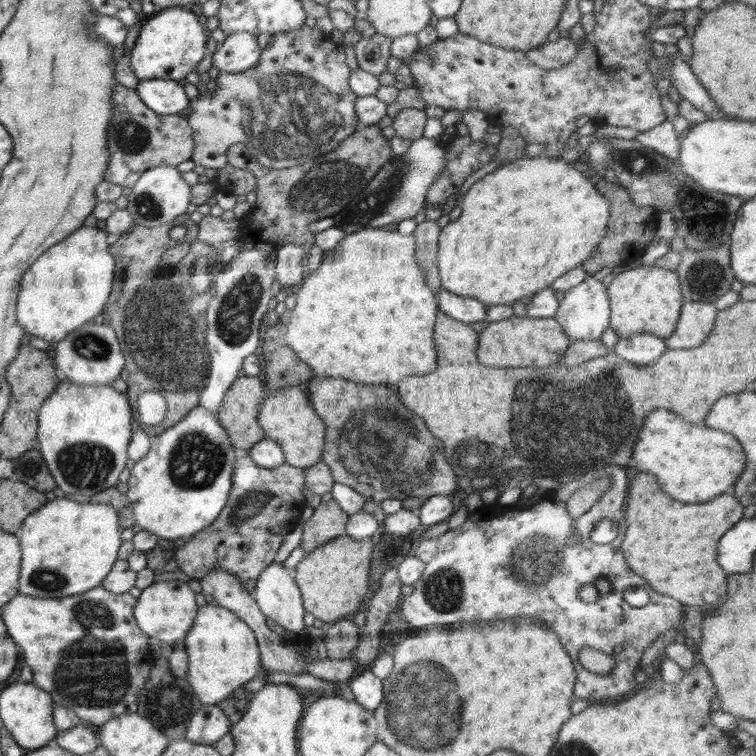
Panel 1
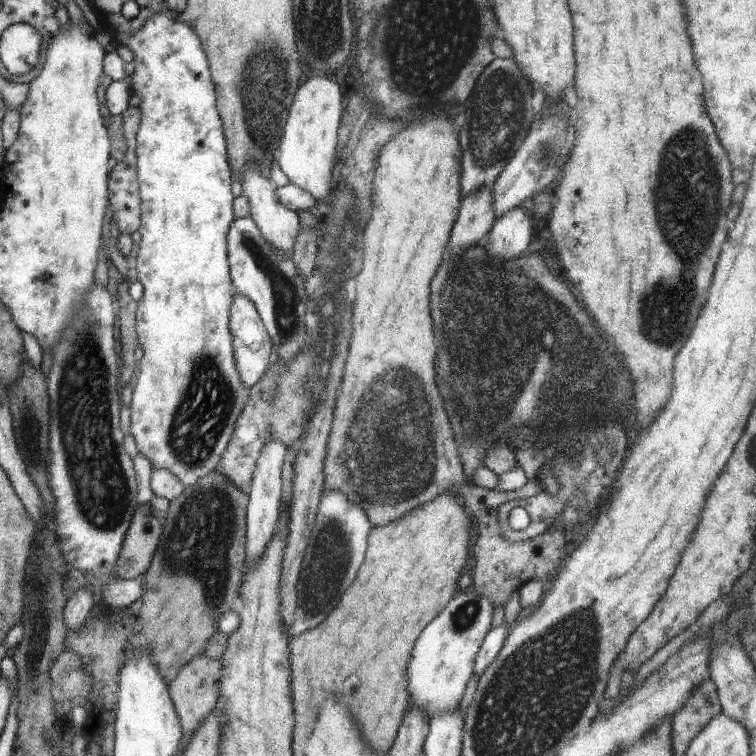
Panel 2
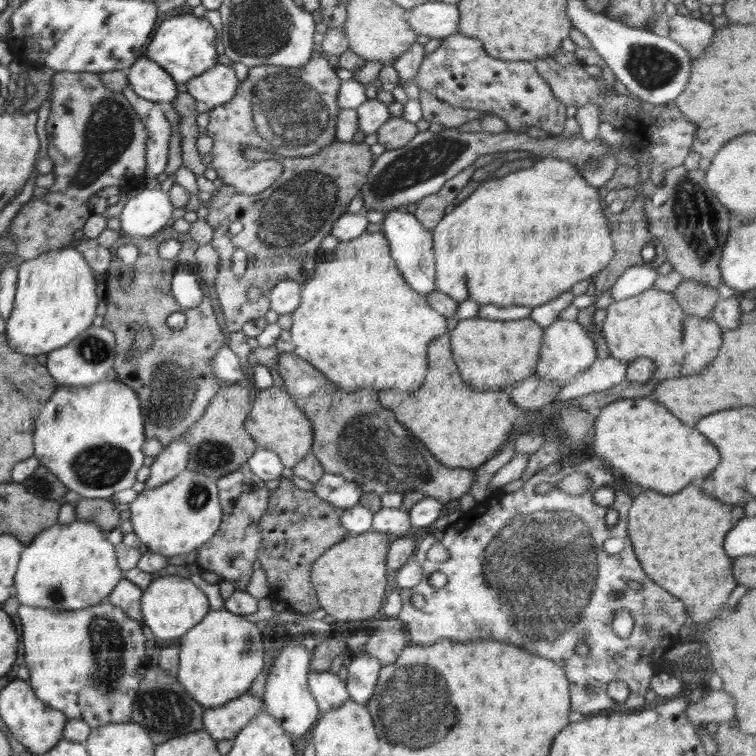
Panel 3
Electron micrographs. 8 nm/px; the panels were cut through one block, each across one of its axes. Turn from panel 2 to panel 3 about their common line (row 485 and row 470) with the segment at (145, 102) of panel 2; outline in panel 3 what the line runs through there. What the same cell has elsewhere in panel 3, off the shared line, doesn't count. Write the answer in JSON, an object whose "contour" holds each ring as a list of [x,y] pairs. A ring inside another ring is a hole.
{"contour":[[[184,469],[170,481],[154,489],[144,489],[139,492],[138,497],[129,504],[131,514],[129,519],[132,522],[134,534],[140,539],[142,549],[162,554],[166,558],[176,555],[186,556],[187,553],[198,550],[198,547],[214,537],[222,520],[216,481],[217,479]]]}

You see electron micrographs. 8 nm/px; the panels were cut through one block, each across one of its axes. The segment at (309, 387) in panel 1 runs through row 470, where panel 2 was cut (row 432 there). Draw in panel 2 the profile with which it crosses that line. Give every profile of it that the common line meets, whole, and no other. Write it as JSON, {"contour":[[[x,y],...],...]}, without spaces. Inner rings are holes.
{"contour":[[[430,118],[418,126],[412,126],[406,132],[400,132],[398,136],[393,136],[382,148],[376,161],[374,180],[372,181],[373,193],[371,194],[371,208],[369,219],[363,228],[363,261],[360,267],[360,272],[356,275],[356,297],[353,302],[353,313],[351,321],[353,331],[349,344],[349,351],[345,358],[345,367],[343,370],[343,379],[340,383],[339,395],[335,400],[333,410],[333,423],[331,433],[328,439],[327,455],[324,461],[325,474],[325,489],[341,490],[354,504],[359,504],[366,513],[367,519],[373,527],[383,527],[398,518],[402,518],[404,514],[422,508],[424,504],[433,501],[442,493],[453,493],[457,497],[457,501],[462,505],[462,508],[467,512],[471,520],[478,524],[478,534],[476,534],[476,544],[474,544],[474,569],[473,569],[473,585],[478,595],[486,597],[494,606],[503,606],[505,608],[509,598],[513,593],[516,593],[519,588],[530,581],[541,581],[542,584],[549,583],[550,574],[554,574],[558,568],[563,565],[562,558],[566,558],[566,544],[564,544],[564,530],[562,525],[552,526],[550,530],[541,533],[538,536],[530,539],[522,539],[518,541],[508,540],[501,533],[499,525],[499,508],[502,503],[516,498],[528,499],[533,494],[536,494],[540,489],[545,488],[542,484],[542,479],[536,474],[533,480],[527,480],[527,483],[517,491],[498,491],[496,489],[485,489],[476,486],[473,482],[469,483],[463,471],[463,464],[460,453],[458,452],[457,442],[453,437],[453,430],[448,424],[448,416],[444,412],[442,406],[442,397],[439,388],[436,384],[436,368],[434,368],[434,356],[436,356],[436,346],[434,346],[434,334],[432,334],[432,318],[430,318],[430,308],[428,308],[428,300],[430,300],[430,280],[434,278],[440,262],[442,262],[442,254],[446,250],[446,244],[449,243],[450,230],[452,224],[456,222],[459,213],[459,206],[462,199],[460,198],[460,146],[459,140],[456,140],[456,134],[452,130],[453,122],[448,122],[446,118]]]}

